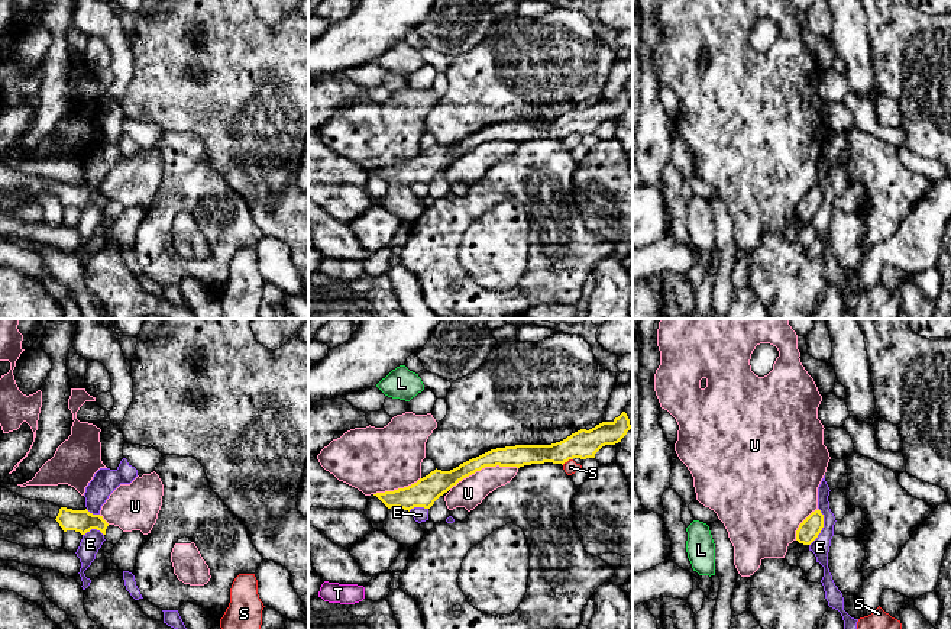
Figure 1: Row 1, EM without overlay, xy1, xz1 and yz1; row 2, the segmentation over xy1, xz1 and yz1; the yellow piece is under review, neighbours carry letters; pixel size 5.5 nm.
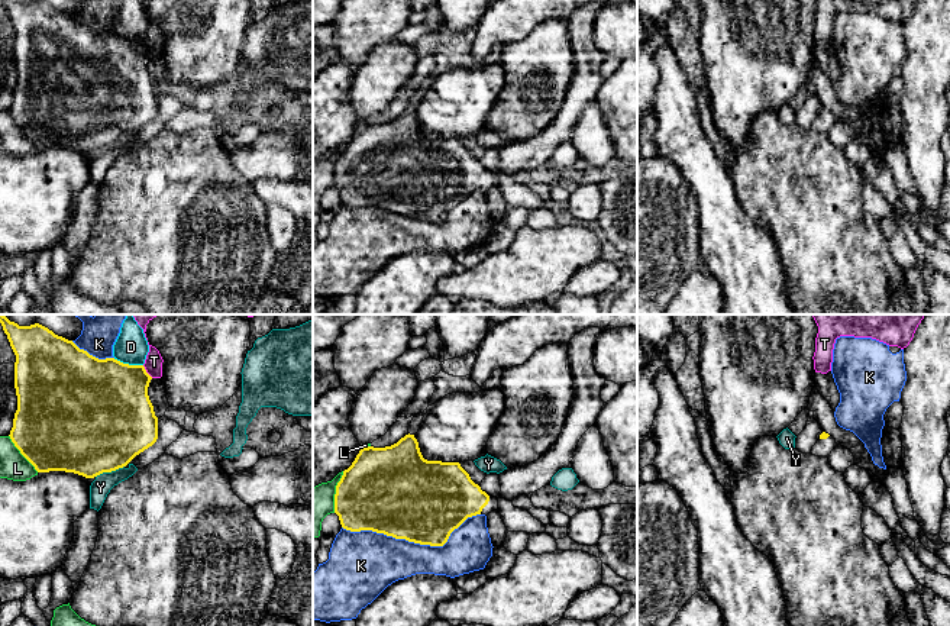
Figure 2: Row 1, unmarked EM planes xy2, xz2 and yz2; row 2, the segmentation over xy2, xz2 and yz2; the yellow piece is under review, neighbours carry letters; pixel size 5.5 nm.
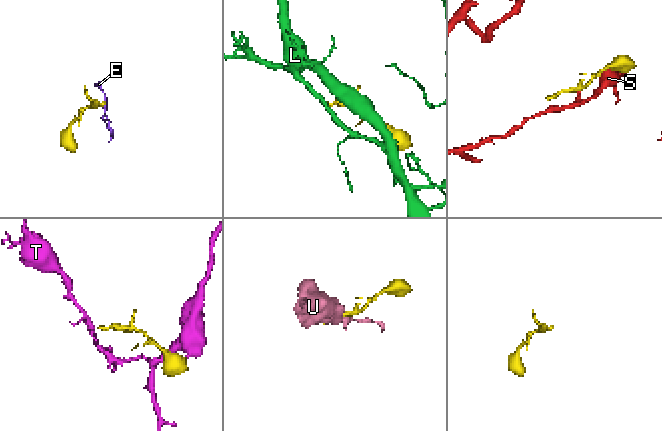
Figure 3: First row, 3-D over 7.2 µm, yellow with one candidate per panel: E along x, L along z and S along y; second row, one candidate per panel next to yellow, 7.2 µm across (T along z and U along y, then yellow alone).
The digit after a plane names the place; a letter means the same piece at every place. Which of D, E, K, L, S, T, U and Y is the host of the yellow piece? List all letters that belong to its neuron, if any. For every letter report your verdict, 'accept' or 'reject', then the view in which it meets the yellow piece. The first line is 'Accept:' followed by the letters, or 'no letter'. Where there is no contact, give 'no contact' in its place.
Accept: no letter
D: reject; meets yellow in xy2
E: reject; meets yellow in yz1
K: reject; meets yellow in xz2
L: reject; meets yellow in xz2
S: reject; meets yellow in xz1
T: reject; meets yellow in xy2
U: reject; meets yellow in xz1
Y: reject; meets yellow in xy2

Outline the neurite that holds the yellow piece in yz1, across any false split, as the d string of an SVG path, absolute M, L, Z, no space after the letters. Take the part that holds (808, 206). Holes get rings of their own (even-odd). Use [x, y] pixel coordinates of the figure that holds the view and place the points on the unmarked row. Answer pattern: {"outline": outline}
{"outline": "M821 186L812 187L798 203L796 216L803 220L811 220L824 203L824 190Z"}

